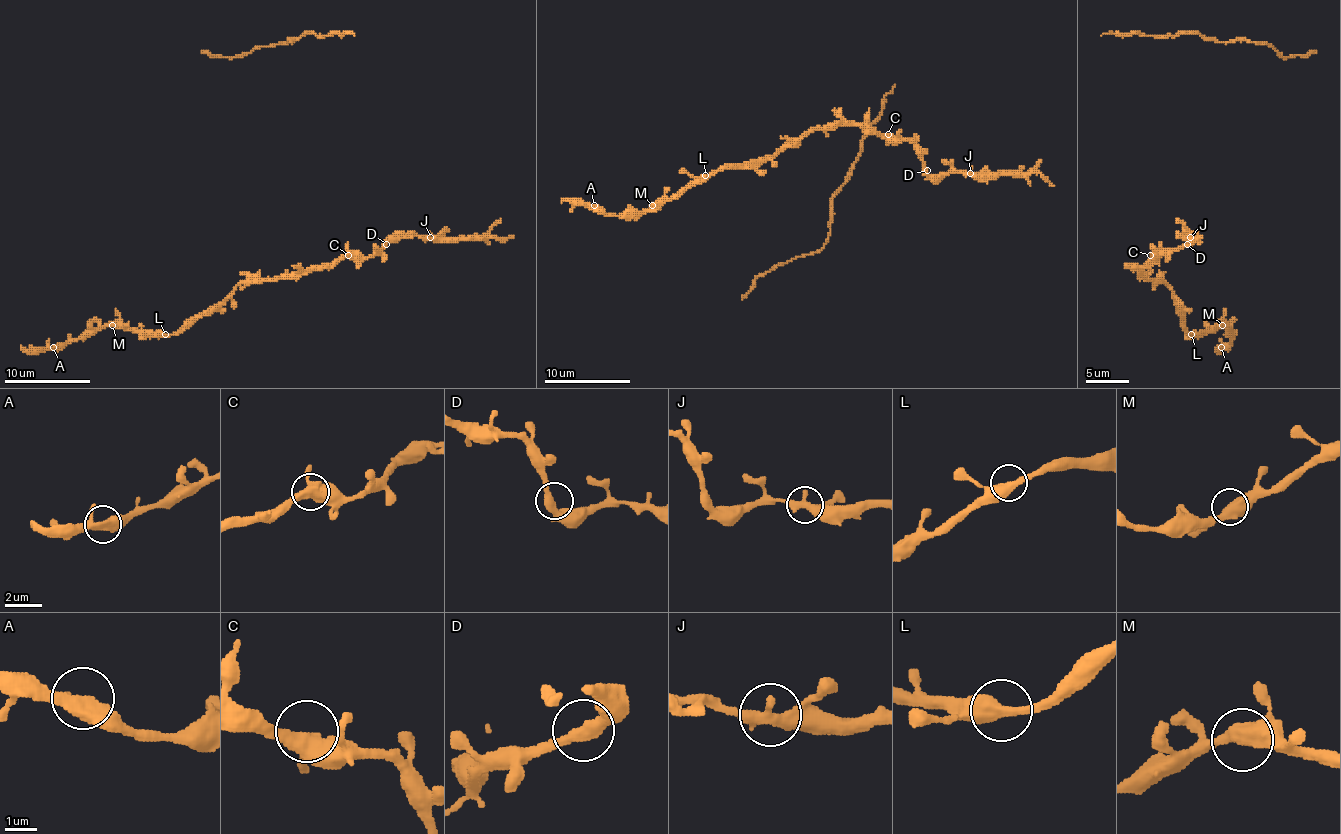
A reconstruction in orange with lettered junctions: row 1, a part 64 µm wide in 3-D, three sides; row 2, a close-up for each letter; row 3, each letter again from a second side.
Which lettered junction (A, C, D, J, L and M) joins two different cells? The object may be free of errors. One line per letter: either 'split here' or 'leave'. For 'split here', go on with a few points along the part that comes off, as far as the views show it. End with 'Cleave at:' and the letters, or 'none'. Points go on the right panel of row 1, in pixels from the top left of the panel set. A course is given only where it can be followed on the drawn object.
A: leave
C: leave
D: leave
J: leave
L: leave
M: leave
Cleave at: none

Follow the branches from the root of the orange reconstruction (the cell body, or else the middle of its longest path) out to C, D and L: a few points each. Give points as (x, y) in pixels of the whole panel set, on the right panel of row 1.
C: (1159, 242), (1159, 248), (1150, 255)
D: (1159, 242), (1157, 257), (1187, 244)
L: (1159, 242), (1159, 251), (1142, 272), (1172, 291), (1181, 311), (1181, 324), (1191, 334)

